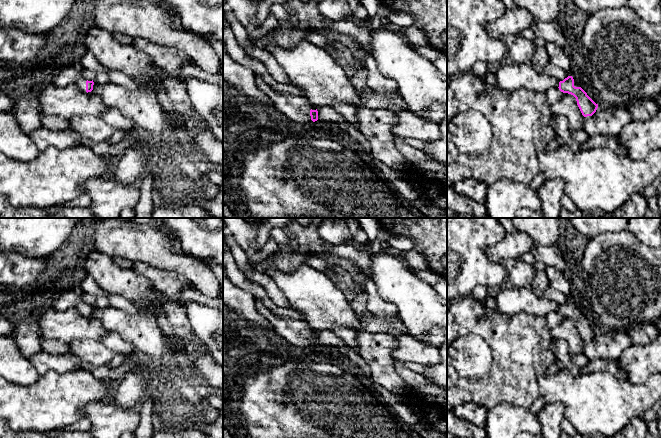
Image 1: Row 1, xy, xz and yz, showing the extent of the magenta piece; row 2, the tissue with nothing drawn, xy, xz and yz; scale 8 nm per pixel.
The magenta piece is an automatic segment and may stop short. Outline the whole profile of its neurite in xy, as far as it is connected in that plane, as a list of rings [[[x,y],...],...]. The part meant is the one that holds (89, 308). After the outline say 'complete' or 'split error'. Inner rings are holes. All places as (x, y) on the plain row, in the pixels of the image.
[[[68,290],[60,294],[59,298],[54,302],[53,308],[58,311],[65,311],[72,308],[88,317],[93,314],[94,306],[93,304],[86,305],[79,294],[74,290]]]; split error

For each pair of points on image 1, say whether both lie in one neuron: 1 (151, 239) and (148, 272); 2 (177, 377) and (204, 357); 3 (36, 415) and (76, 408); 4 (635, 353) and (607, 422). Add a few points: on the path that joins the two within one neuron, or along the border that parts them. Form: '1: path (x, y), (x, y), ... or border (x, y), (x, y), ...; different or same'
1: border (134, 262), (146, 262), (155, 267), (172, 271); different
2: border (191, 355), (193, 367), (209, 383); different
3: path (46, 408), (66, 408); same
4: border (649, 378), (644, 383), (630, 383), (625, 379); different

